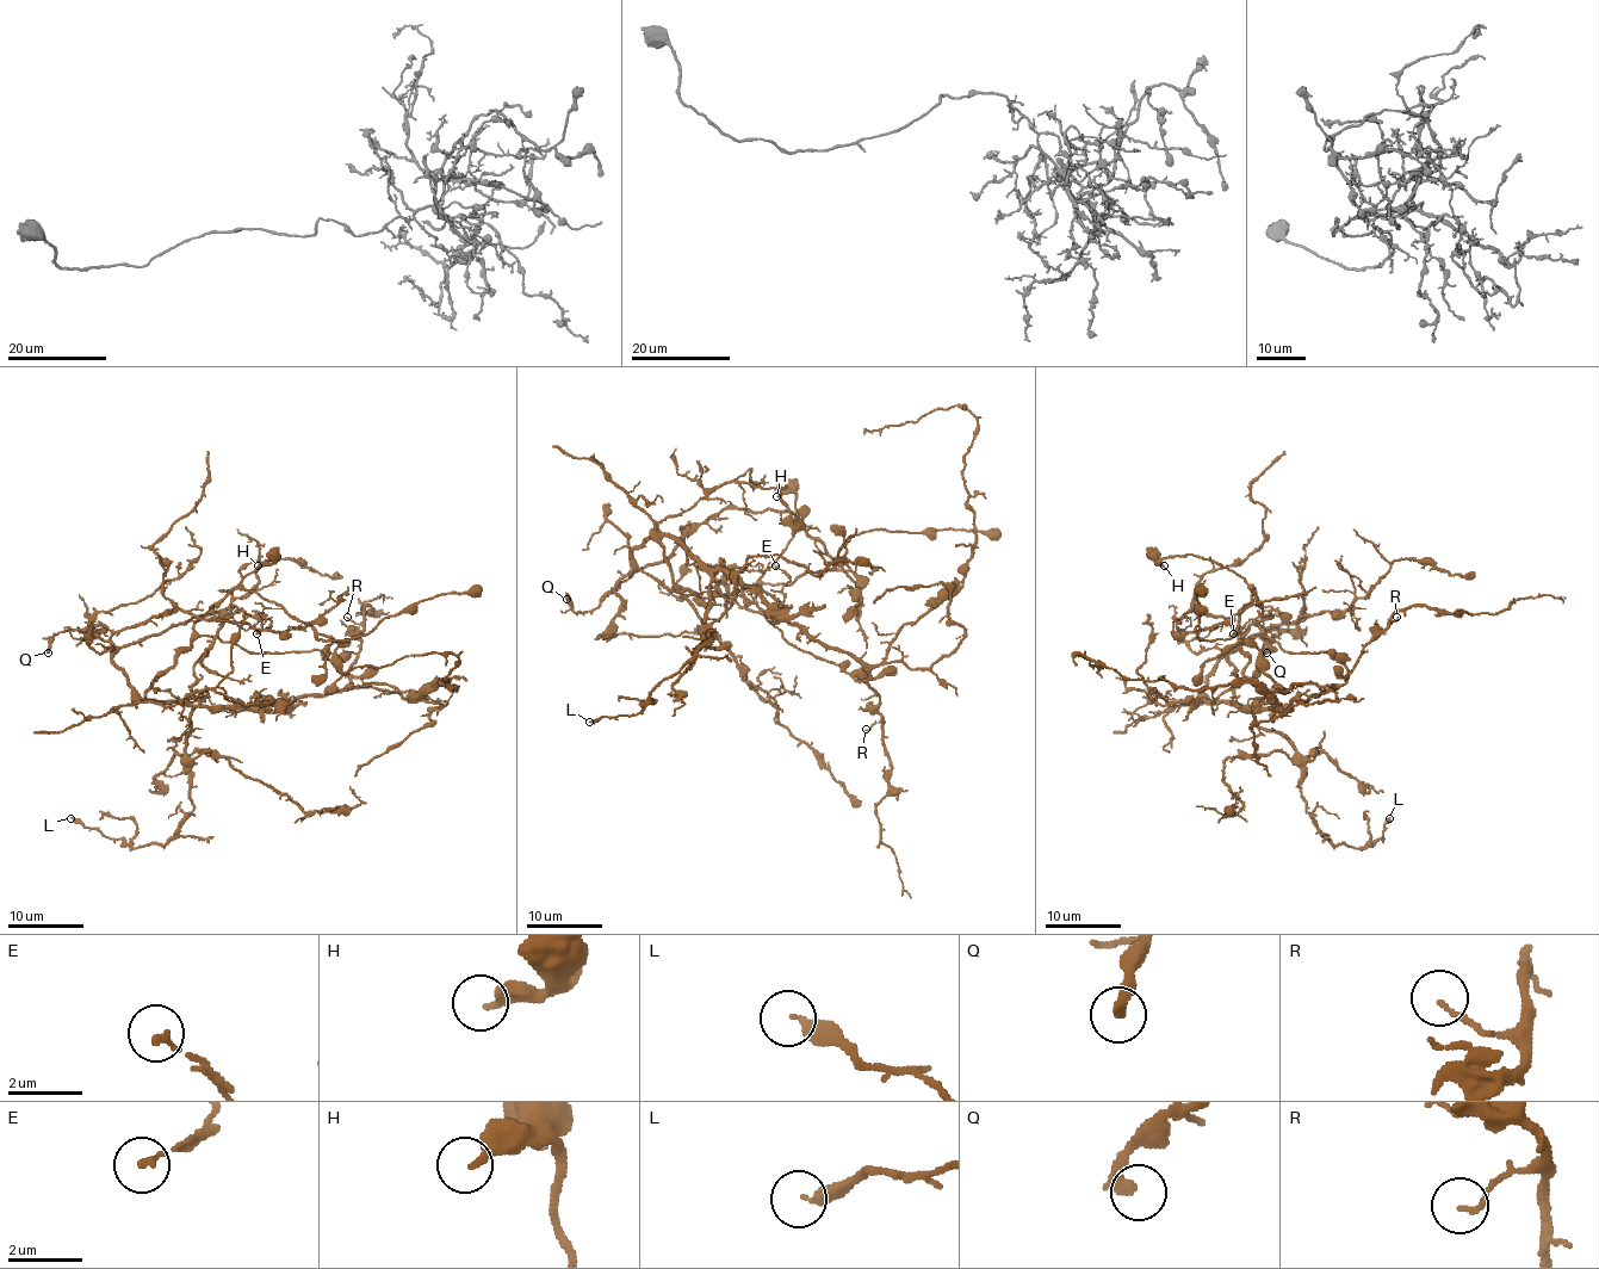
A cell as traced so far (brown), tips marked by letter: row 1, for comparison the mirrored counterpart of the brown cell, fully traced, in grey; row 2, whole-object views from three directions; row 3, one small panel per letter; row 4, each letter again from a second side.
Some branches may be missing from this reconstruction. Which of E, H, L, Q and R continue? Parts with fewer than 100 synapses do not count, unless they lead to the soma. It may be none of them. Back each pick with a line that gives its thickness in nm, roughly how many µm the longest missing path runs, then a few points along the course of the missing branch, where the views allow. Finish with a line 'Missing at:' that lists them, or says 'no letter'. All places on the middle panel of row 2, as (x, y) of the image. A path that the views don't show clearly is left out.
Missing at: no letter

